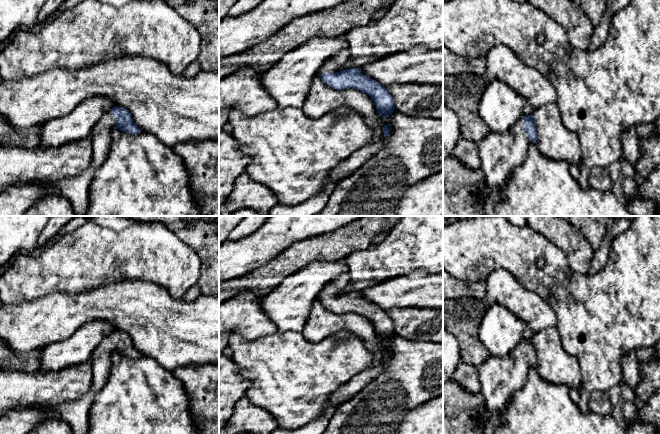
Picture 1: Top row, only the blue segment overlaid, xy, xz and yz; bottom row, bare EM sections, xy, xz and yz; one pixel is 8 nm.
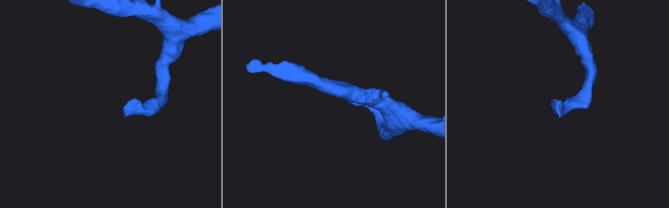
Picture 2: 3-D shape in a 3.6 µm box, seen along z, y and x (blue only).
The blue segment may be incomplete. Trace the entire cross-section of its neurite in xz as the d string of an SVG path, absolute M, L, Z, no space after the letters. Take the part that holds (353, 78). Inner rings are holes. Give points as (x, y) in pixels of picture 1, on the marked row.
M348 49L339 51L321 66L318 77L333 89L352 88L366 93L374 101L379 115L384 119L388 118L395 110L393 97L385 86L364 75L360 68L343 70L342 66L349 58Z

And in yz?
M533 114L522 116L507 132L490 132L477 143L486 183L501 188L527 157L531 142L537 141Z

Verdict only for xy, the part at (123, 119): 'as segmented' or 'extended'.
extended

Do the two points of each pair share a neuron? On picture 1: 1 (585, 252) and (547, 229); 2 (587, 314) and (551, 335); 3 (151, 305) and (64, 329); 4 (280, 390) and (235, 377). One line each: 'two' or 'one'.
1: one
2: two
3: one
4: two

